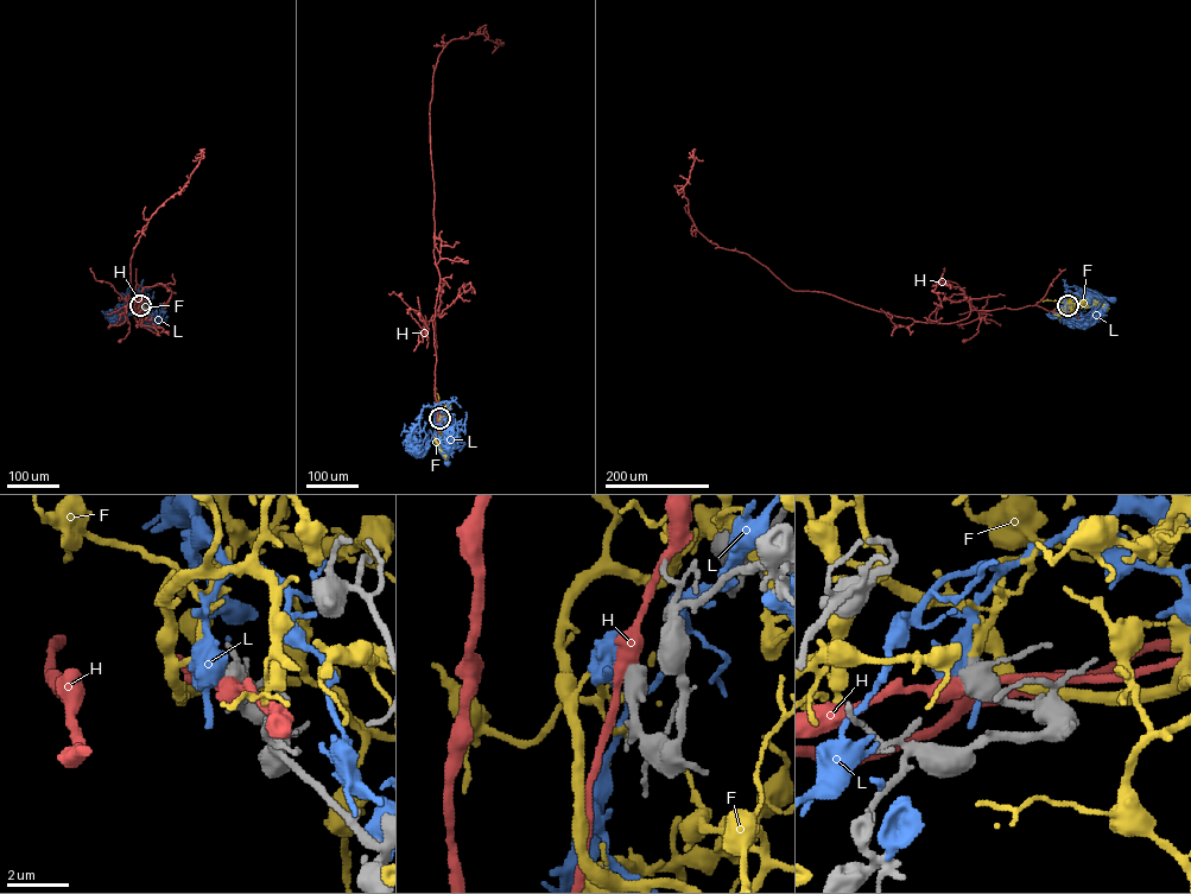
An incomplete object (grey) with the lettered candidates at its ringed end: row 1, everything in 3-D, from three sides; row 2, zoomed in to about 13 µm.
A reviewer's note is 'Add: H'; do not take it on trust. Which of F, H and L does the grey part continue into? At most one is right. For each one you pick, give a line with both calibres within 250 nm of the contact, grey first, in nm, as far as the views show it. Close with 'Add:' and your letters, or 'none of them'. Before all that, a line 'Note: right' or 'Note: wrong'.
Note: wrong
F: calibres 280 and 240 nm
Add: F

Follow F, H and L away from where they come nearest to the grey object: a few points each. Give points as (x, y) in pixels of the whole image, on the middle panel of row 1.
F: (439, 418), (435, 441), (444, 451), (448, 448)
H: (439, 418), (437, 431), (432, 322), (426, 323), (425, 330), (429, 328), (418, 314)
L: (439, 418), (436, 428), (437, 417), (441, 422), (436, 438), (448, 463)

